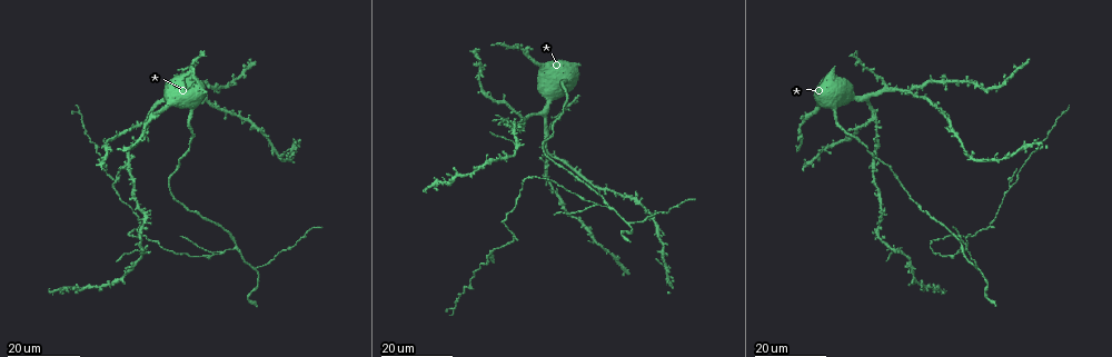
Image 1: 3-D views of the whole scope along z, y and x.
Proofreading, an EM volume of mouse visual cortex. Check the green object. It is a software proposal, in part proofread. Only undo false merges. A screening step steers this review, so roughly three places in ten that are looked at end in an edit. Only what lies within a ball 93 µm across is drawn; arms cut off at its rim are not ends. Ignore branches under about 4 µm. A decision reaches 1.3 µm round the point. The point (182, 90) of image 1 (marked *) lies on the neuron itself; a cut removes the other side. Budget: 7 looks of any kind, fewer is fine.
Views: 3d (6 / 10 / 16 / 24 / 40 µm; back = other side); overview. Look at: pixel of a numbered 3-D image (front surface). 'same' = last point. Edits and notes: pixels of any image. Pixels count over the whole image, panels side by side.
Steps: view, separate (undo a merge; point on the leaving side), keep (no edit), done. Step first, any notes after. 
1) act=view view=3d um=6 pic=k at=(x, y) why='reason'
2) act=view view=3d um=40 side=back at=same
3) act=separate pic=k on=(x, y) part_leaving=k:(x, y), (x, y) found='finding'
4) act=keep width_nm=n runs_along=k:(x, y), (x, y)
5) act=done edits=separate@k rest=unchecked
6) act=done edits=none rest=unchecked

act=view view=3d um=24 pic=1 at=(515, 142) why='arms part here'

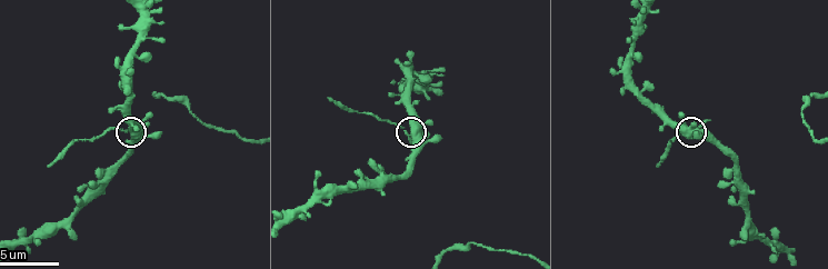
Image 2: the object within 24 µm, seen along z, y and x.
act=view view=3d um=6 pic=2 at=(408, 132) why='closer look'

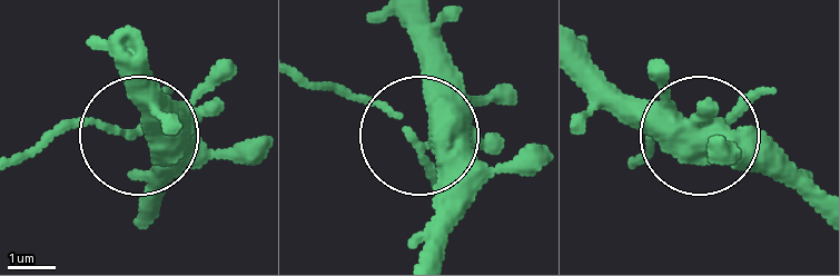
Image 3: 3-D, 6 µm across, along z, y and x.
act=separate pic=3 on=(769, 90) part_leaving=3:(137, 129), (77, 129), (17, 157) found='two neurons meet here'

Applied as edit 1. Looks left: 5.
act=view view=3d um=24 pic=1 at=(596, 201) why='branch point'

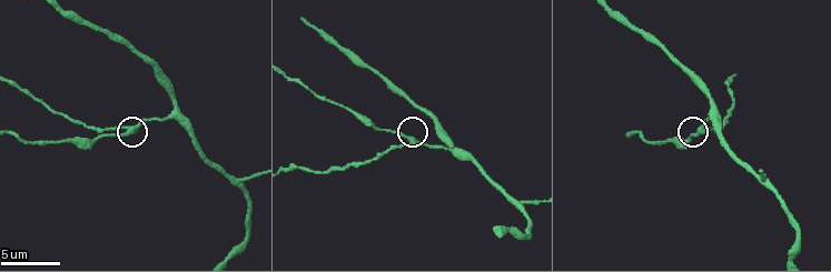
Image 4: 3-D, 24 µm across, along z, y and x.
act=view view=3d um=10 pic=4 at=(410, 142)

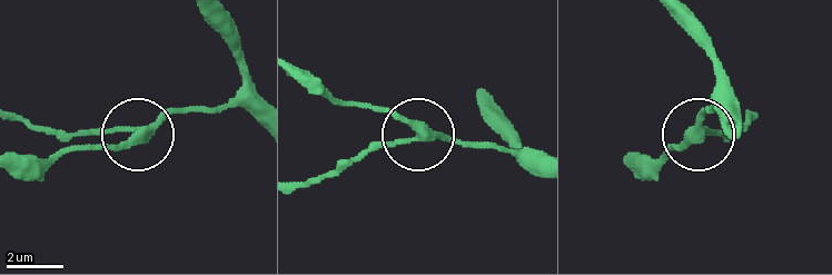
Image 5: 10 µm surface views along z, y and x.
act=keep side_arm_um=15 runs_along=5:(206, 18), (241, 75), (220, 104), (127, 133), (72, 133) found='all the same neuron'

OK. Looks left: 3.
act=view view=3d um=16 pic=4 at=(766, 183)

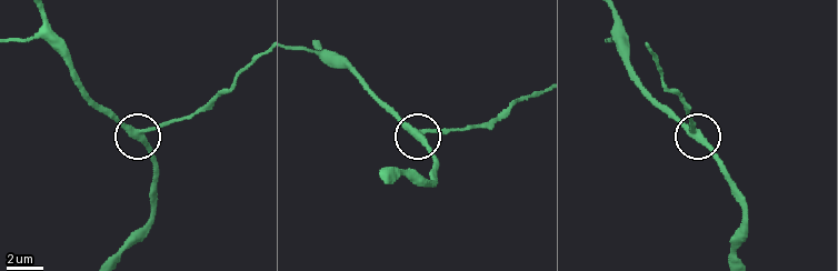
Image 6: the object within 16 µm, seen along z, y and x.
act=view view=3d um=6 pic=6 at=(700, 136)

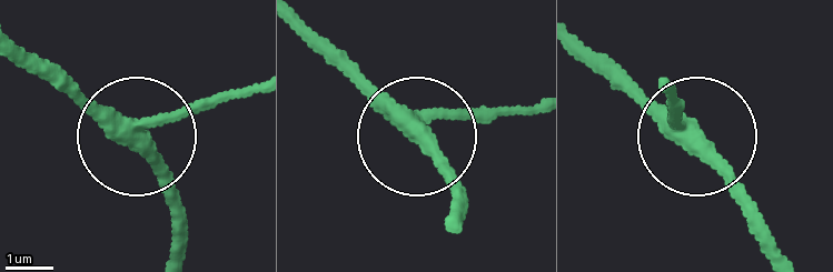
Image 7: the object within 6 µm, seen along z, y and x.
act=keep runs_along=7:(20, 50), (127, 122), (184, 213) found='continuous, no second neuron'

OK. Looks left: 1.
act=done edits=separate@3 rest=unchecked

